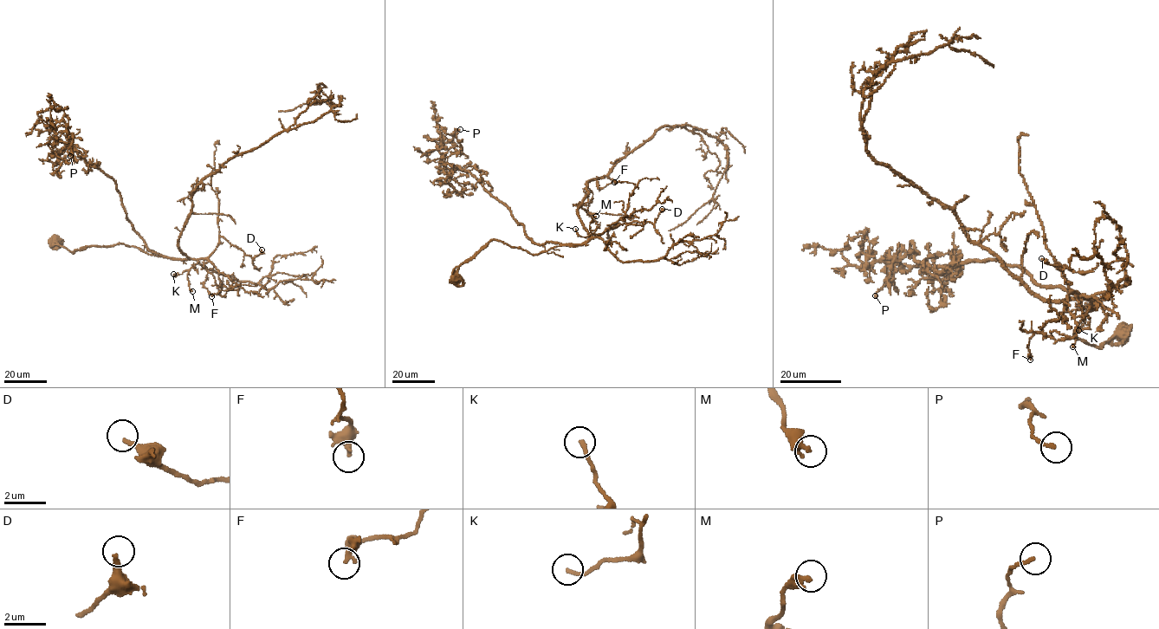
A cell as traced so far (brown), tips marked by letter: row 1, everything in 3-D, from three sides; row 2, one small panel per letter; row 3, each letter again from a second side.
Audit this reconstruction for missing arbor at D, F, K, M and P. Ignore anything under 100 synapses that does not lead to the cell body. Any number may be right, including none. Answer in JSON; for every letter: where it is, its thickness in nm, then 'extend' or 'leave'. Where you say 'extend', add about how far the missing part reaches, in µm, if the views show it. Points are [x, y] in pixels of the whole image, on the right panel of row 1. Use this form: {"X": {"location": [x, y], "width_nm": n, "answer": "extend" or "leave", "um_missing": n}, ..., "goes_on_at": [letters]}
{"D": {"location": [1041, 258], "width_nm": 260, "answer": "leave"}, "F": {"location": [1030, 359], "width_nm": 320, "answer": "leave"}, "K": {"location": [1078, 330], "width_nm": 170, "answer": "leave"}, "M": {"location": [1072, 346], "width_nm": 460, "answer": "leave"}, "P": {"location": [875, 295], "width_nm": 180, "answer": "leave"}, "goes_on_at": []}

